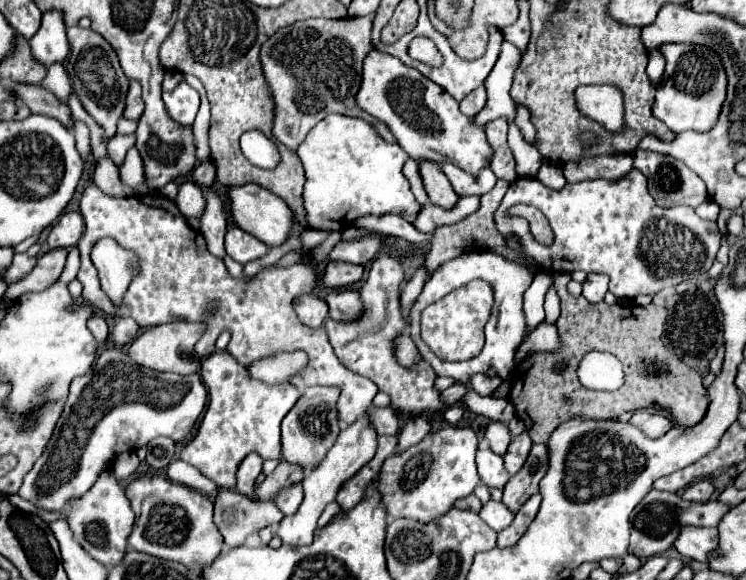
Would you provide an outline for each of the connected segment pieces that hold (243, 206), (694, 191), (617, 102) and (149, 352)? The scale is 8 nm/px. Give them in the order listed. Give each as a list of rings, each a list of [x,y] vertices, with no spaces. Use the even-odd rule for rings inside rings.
[[[248,183],[242,187],[230,187],[228,195],[232,201],[234,223],[240,229],[244,229],[246,233],[250,233],[256,239],[260,239],[262,243],[266,243],[266,247],[280,247],[290,237],[294,213],[290,211],[290,207],[286,203],[282,203],[282,199],[278,199],[278,195],[266,191],[264,187],[258,187],[254,183]]]
[[[636,149],[634,151],[634,167],[640,169],[646,175],[648,191],[650,191],[650,195],[656,199],[656,203],[660,207],[674,207],[674,205],[698,207],[708,199],[704,181],[678,159],[672,159],[668,155],[660,155],[660,153],[654,153],[654,151]]]
[[[610,85],[578,87],[576,99],[578,99],[578,107],[584,115],[602,123],[612,133],[622,131],[622,127],[624,127],[622,95],[616,87],[610,87]]]
[[[174,321],[174,323],[164,323],[158,327],[144,329],[128,349],[128,355],[150,369],[156,371],[172,371],[178,375],[190,375],[200,369],[200,355],[194,351],[196,341],[202,337],[206,329],[206,323],[190,323],[190,321]]]

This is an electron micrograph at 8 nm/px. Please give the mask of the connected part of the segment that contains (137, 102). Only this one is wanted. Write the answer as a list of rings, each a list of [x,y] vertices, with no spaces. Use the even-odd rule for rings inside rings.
[[[132,81],[130,83],[130,91],[128,91],[128,97],[126,97],[126,111],[124,111],[124,117],[126,119],[132,119],[132,121],[138,121],[144,113],[144,101],[142,101],[142,91],[140,91],[140,83],[138,81]]]

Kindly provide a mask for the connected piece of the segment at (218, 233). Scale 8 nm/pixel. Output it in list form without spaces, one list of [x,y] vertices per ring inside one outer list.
[[[208,189],[206,193],[206,213],[200,219],[200,233],[204,235],[208,249],[216,255],[216,257],[224,257],[224,233],[228,229],[228,219],[226,219],[226,211],[224,211],[224,203],[218,197],[218,193],[214,189]]]

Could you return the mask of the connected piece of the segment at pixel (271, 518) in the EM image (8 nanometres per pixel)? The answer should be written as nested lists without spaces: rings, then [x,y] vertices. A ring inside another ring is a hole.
[[[222,489],[214,501],[214,523],[228,547],[238,547],[252,531],[278,525],[282,511],[272,501],[256,501],[246,495]]]

